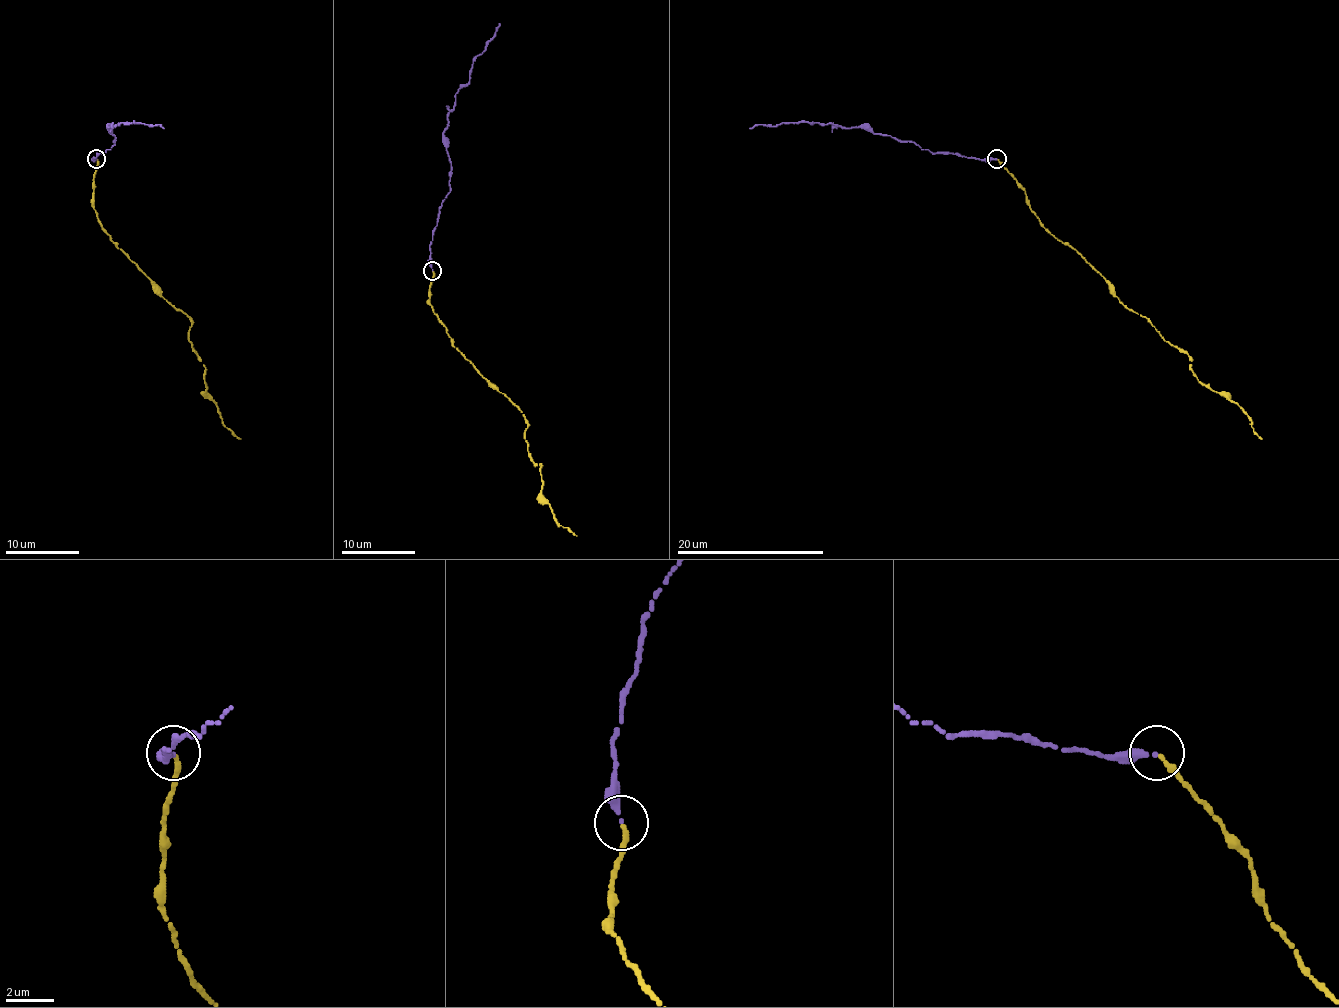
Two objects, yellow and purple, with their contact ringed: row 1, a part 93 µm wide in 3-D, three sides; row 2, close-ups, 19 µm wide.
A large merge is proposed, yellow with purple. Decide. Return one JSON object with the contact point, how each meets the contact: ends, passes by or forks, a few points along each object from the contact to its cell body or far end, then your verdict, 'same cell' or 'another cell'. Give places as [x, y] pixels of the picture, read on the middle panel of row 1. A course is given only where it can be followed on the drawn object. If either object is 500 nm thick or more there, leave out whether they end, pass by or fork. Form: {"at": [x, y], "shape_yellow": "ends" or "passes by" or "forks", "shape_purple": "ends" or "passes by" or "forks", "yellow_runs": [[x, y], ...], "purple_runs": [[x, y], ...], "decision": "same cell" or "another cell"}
{"at": [432, 270], "shape_yellow": "ends", "shape_purple": "ends", "yellow_runs": [[432, 272], [437, 320], [526, 421], [528, 456], [541, 464], [541, 495], [554, 519], [576, 536]], "purple_runs": [[432, 270], [432, 233], [450, 190], [443, 131], [456, 94], [469, 81], [472, 61], [500, 24]], "decision": "same cell"}

